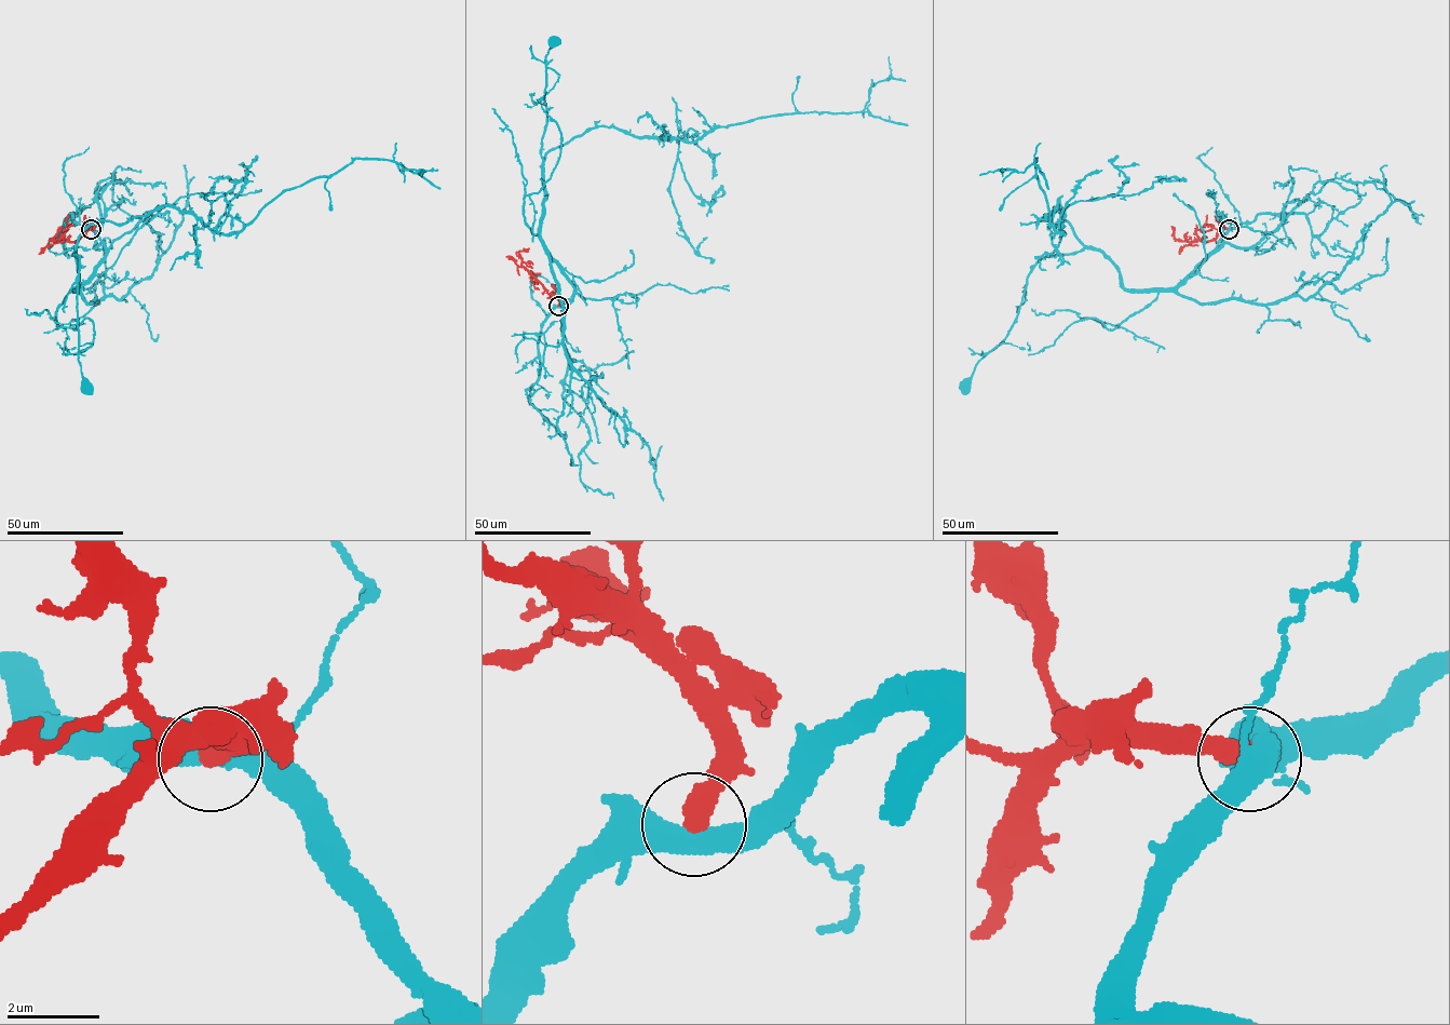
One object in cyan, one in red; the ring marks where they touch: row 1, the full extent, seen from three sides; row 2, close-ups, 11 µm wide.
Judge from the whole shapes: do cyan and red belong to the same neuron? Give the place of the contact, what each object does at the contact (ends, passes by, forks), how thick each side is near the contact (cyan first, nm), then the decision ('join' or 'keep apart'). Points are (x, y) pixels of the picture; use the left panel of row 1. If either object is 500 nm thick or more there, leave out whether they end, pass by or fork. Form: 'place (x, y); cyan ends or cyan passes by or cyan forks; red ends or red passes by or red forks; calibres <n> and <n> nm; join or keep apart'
place (91, 229); calibres 550 and 480 nm; keep apart

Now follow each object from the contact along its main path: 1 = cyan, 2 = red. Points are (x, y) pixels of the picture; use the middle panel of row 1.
1: (558, 306), (571, 298), (573, 286), (540, 235), (546, 197), (541, 157), (546, 113), (545, 55), (555, 42)
2: (558, 306), (559, 300), (522, 265), (518, 252), (529, 247)

